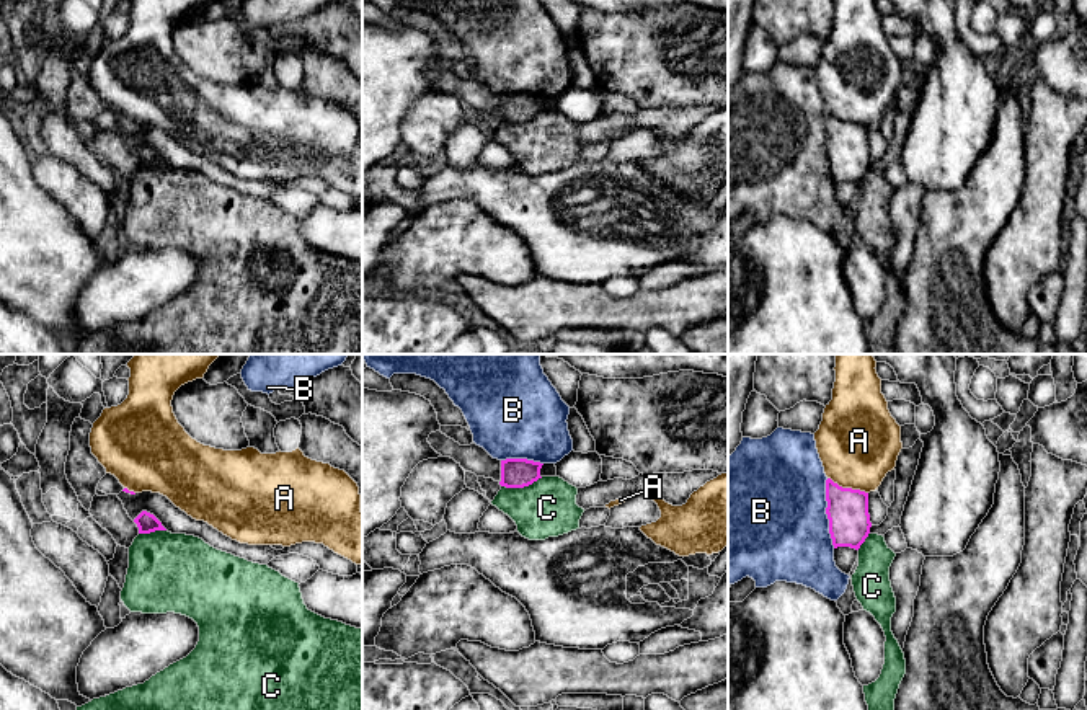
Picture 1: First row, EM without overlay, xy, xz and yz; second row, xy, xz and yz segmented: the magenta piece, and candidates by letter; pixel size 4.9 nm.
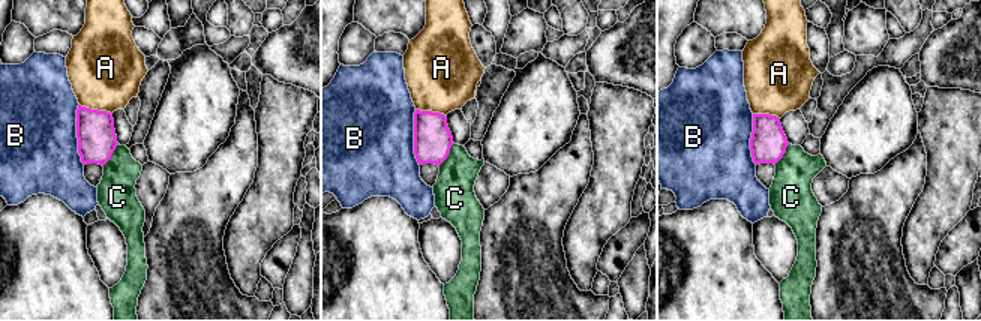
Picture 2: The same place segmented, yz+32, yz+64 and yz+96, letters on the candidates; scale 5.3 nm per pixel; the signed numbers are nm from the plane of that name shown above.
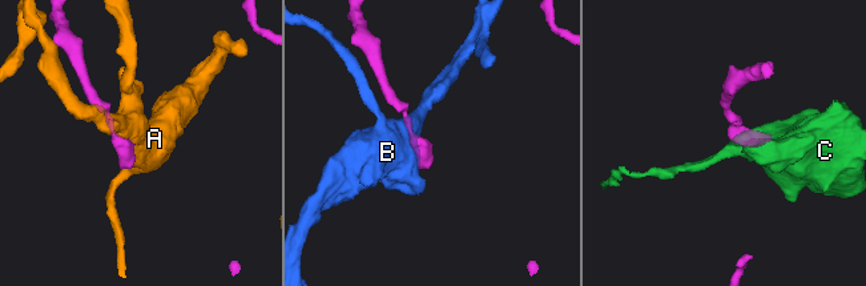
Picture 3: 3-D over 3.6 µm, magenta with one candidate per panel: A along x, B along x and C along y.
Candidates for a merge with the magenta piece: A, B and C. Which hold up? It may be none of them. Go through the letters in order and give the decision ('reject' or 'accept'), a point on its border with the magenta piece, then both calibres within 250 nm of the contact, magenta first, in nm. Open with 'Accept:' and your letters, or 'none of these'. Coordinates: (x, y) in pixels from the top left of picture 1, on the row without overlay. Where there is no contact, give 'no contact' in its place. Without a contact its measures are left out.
Accept: none of these
A: reject; contact yz (847, 123); calibres 200 and 400 nm
B: reject; contact yz (826, 147); calibres 200 and 500 nm
C: reject; contact xz (521, 121); calibres 140 and 280 nm

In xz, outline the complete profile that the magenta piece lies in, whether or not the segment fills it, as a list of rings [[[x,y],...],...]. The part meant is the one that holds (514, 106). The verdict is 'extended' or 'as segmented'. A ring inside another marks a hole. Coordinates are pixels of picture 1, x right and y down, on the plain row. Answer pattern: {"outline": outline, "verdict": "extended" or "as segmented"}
{"outline": [[[506,93],[501,95],[501,121],[524,122],[537,116],[544,98],[527,93]]], "verdict": "as segmented"}

